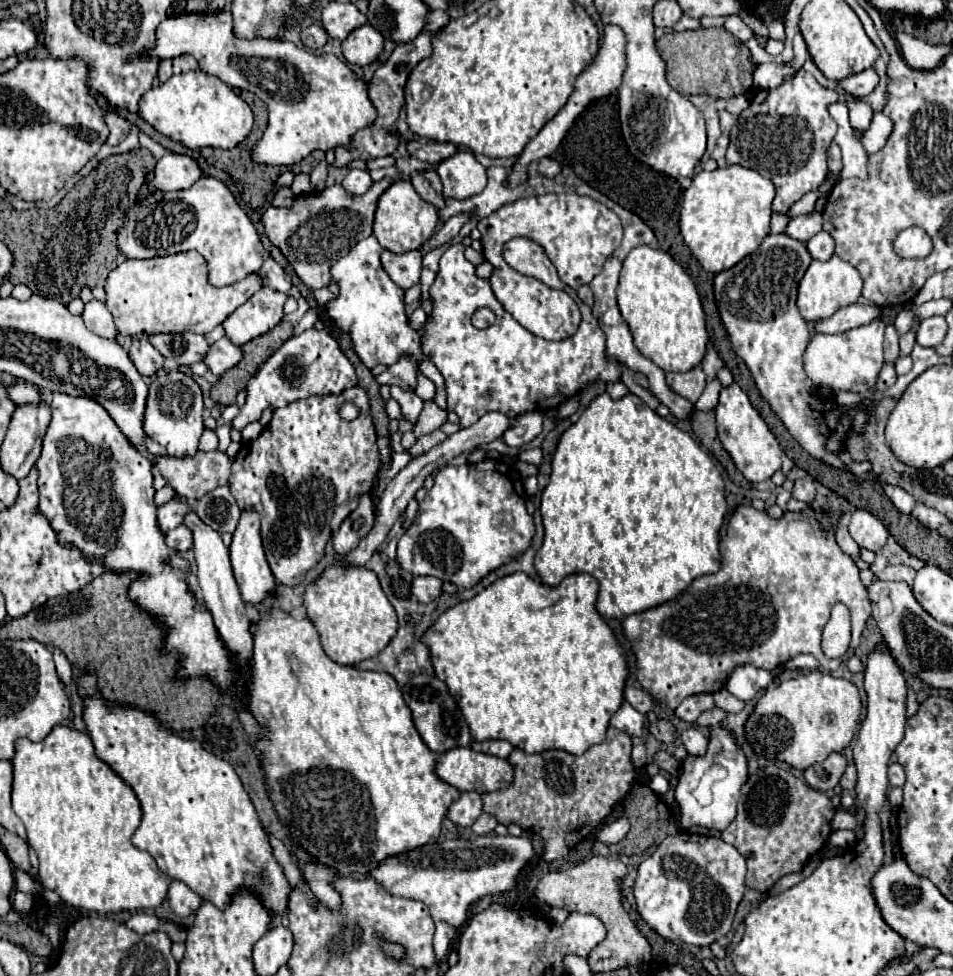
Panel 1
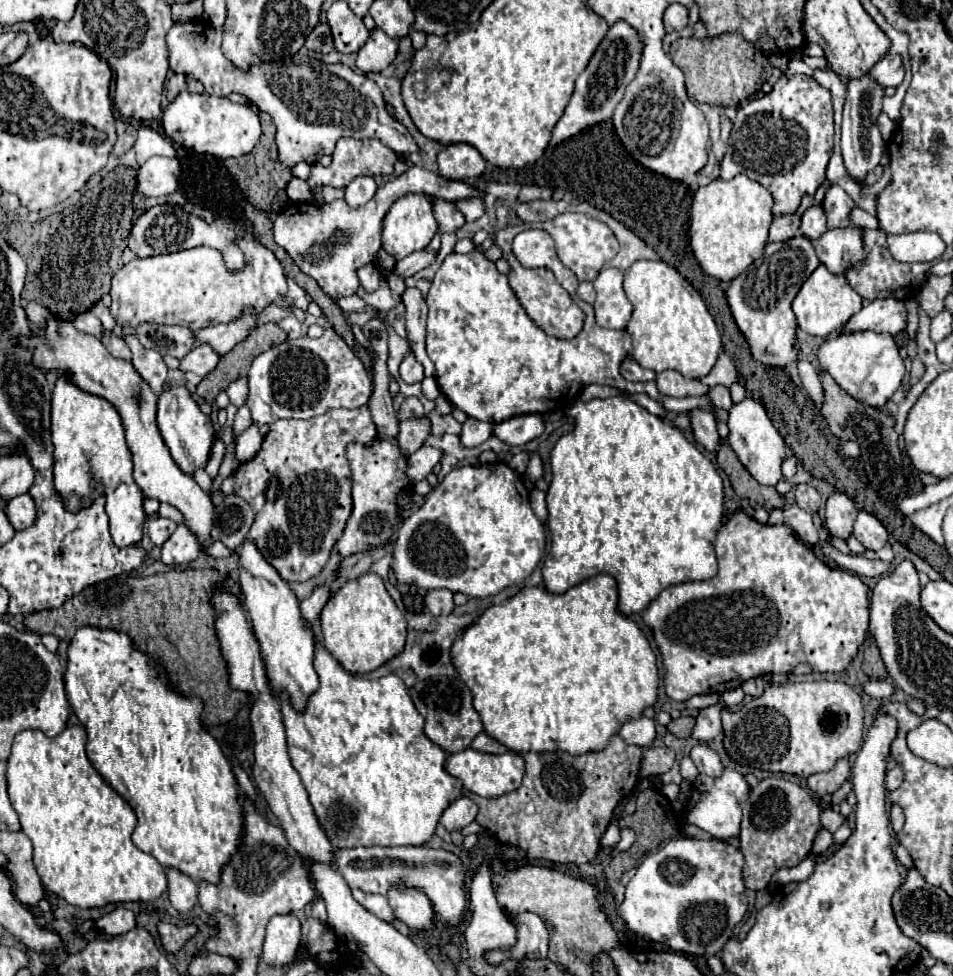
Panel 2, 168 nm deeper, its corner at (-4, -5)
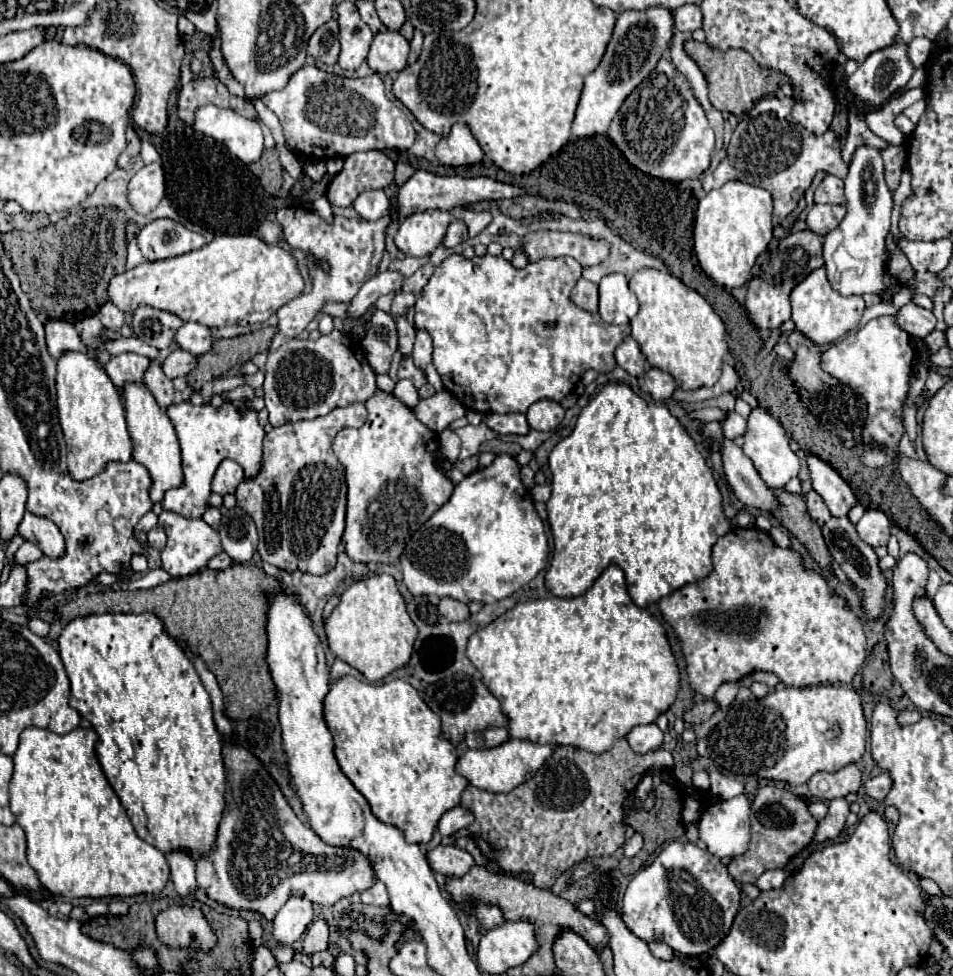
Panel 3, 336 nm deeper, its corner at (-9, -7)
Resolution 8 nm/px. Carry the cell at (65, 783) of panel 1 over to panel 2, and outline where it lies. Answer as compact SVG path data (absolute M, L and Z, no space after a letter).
M82 725L66 727L56 737L46 737L42 731L20 731L8 757L8 797L20 817L22 831L34 845L34 867L42 885L66 899L70 905L88 909L104 907L108 903L126 901L154 901L166 891L164 867L148 853L140 851L130 835L136 827L132 807L100 777L86 757L86 729Z

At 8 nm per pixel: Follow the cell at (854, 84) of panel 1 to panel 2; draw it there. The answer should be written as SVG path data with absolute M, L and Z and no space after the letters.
M886 53L874 67L872 67L872 75L876 75L876 79L880 79L880 83L884 83L884 87L898 87L904 79L904 65L902 65L902 57L900 55L892 55Z

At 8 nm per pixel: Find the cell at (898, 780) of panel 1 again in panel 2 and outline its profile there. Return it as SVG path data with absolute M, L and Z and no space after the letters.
M896 765L894 769L890 769L890 771L886 773L886 779L884 779L884 787L886 787L888 791L894 791L896 787L900 787L902 779L904 779L904 773L902 773L902 769Z

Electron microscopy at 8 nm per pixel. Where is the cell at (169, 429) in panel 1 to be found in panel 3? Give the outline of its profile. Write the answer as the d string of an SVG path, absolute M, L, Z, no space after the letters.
M183 401L179 405L169 405L167 415L175 427L175 433L177 433L177 439L181 445L185 483L183 483L183 487L165 493L165 499L161 505L163 505L163 509L173 511L177 515L199 519L203 515L203 511L207 509L213 473L223 459L229 457L229 459L237 461L243 467L247 479L259 471L265 431L257 423L255 411L241 415L229 401L225 401L219 409L215 409L211 405L193 405L189 401Z

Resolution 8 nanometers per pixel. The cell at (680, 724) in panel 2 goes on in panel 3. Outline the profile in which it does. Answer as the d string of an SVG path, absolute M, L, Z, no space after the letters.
M703 701L703 703L695 705L693 709L689 709L683 715L683 721L689 723L689 725L699 725L699 723L703 723L703 719L709 719L715 711L717 711L717 703L715 701Z

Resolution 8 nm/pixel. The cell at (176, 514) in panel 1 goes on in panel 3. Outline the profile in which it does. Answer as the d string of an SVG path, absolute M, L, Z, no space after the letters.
M161 525L153 527L147 533L147 541L149 541L149 547L155 547L155 549L161 551L165 547L165 529L161 529Z

